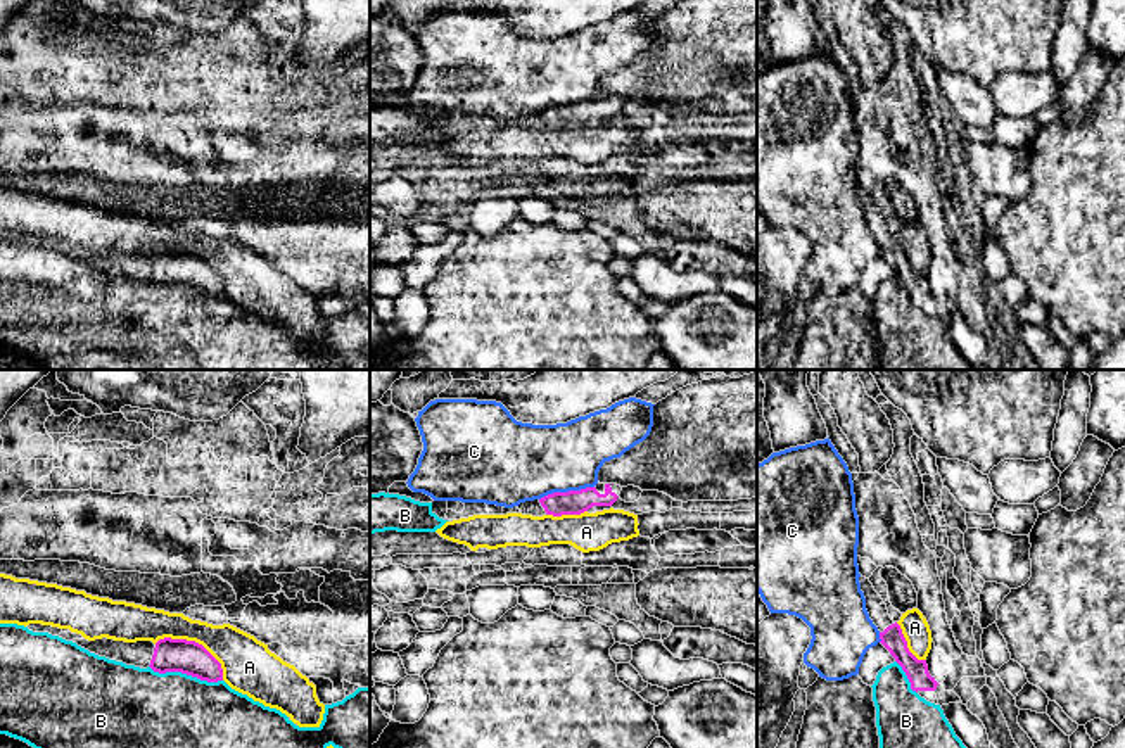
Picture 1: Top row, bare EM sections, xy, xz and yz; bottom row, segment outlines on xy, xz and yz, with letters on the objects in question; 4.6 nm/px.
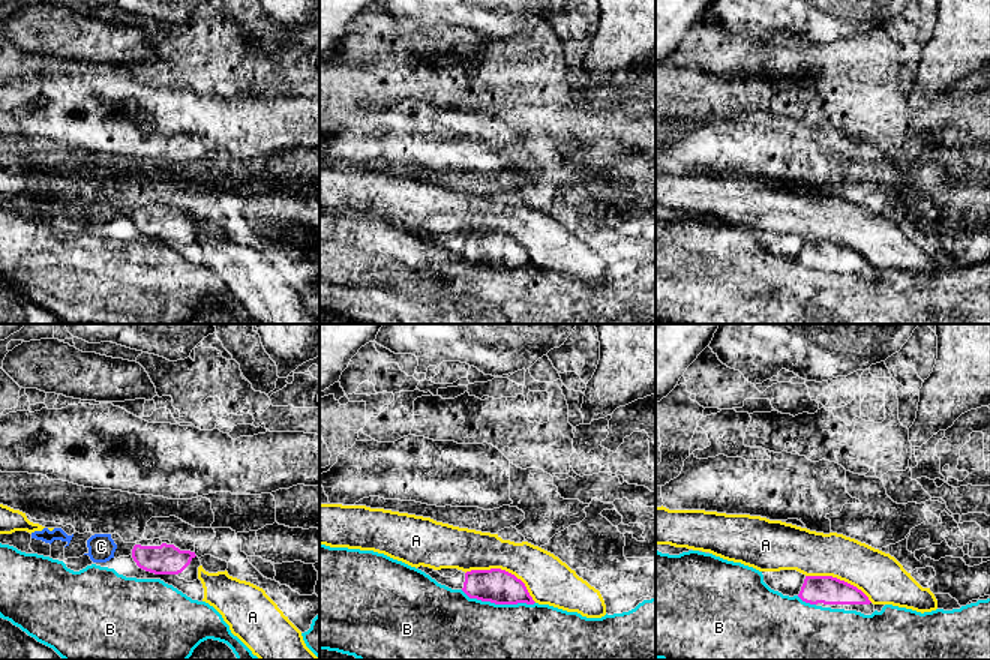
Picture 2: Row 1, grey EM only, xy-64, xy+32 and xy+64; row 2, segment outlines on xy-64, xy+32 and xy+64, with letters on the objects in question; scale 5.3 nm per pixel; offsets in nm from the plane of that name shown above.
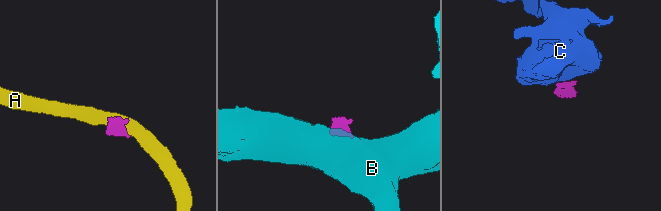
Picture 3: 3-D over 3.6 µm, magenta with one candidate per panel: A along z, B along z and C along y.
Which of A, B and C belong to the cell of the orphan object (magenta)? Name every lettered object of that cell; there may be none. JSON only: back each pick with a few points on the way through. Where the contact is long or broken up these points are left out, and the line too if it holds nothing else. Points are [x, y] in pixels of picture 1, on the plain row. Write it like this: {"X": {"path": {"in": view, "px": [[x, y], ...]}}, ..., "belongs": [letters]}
{"belongs": []}

